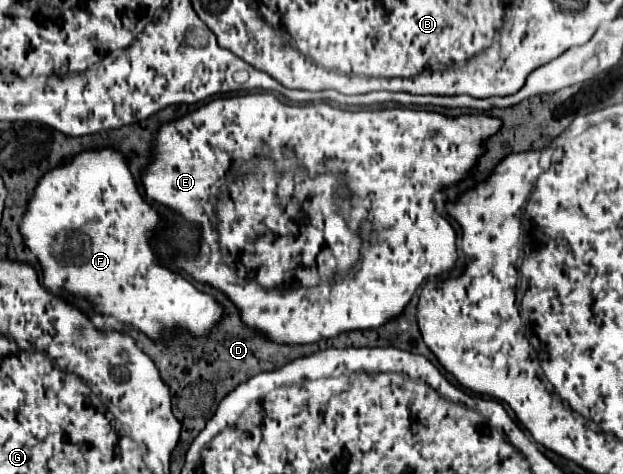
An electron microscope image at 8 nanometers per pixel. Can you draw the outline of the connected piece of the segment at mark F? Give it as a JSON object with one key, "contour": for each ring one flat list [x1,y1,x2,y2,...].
{"contour":[[97,150,77,154,71,162,49,170,39,180,19,230,25,238,25,246,43,266,47,288,61,288,79,294,93,302,101,314,131,324,153,340,177,326,185,328,193,336,205,336,221,318,223,308,211,296,199,292,181,274,175,274,171,268,159,264,149,246,149,236,159,226,163,226,163,222,137,192,123,154,115,150]]}

